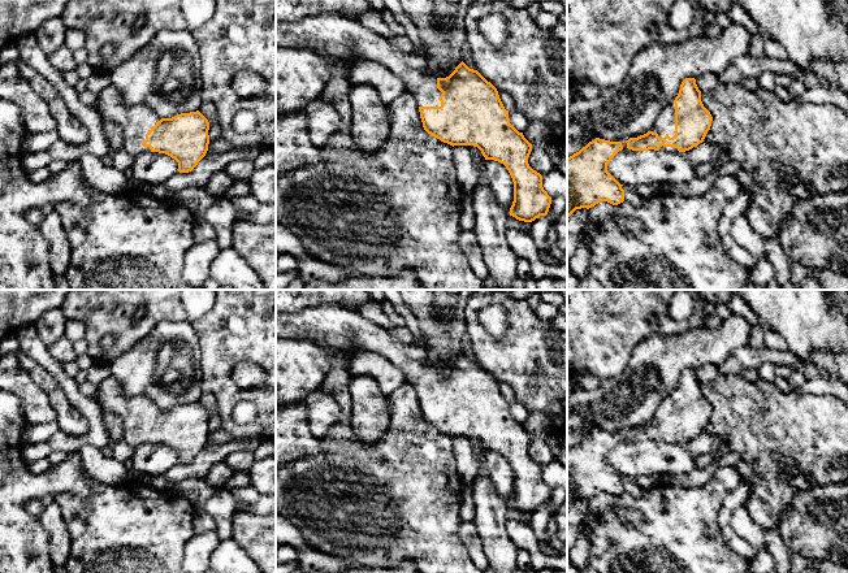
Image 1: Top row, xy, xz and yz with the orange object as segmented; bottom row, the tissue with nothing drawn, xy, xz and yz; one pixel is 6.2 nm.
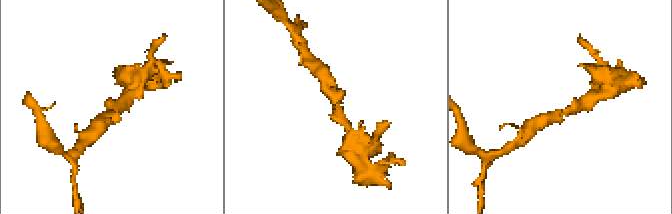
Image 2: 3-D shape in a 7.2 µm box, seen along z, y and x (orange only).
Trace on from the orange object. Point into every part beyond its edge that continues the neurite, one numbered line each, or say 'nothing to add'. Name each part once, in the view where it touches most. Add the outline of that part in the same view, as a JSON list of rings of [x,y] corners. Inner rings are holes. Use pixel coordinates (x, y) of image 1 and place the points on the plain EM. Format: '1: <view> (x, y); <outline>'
1: yz (665, 415); [[[674,392],[662,399],[650,422],[657,424],[659,429],[665,429],[666,426],[672,429],[675,426]]]

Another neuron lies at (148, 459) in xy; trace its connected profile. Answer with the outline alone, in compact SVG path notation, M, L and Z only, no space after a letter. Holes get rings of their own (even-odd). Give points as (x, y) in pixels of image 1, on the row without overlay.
M150 442L134 450L131 461L134 477L156 477L164 476L170 468L178 464L178 453L165 444Z

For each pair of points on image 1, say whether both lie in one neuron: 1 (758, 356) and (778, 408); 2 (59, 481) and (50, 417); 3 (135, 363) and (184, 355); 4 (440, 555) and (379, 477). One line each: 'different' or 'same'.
1: different
2: different
3: same
4: same

